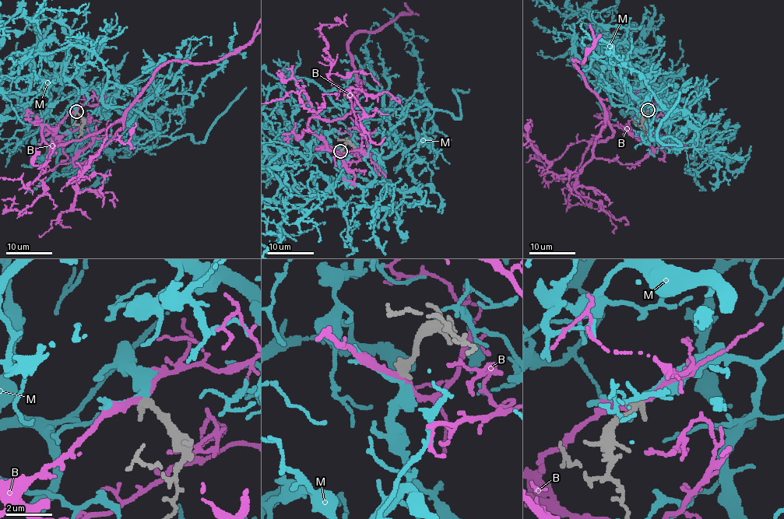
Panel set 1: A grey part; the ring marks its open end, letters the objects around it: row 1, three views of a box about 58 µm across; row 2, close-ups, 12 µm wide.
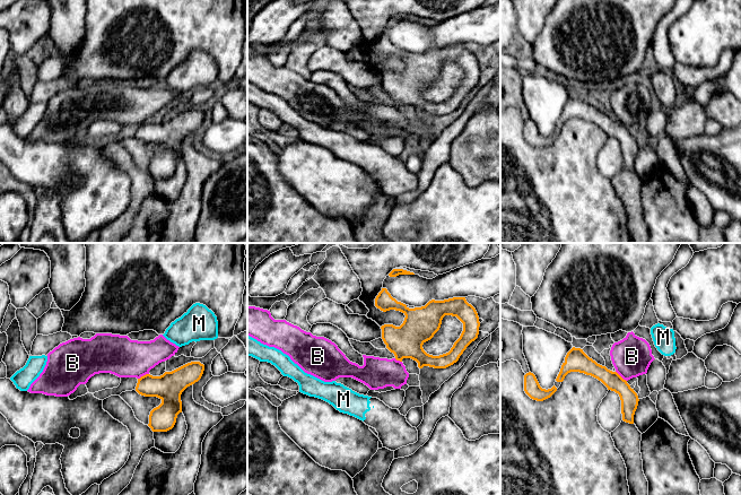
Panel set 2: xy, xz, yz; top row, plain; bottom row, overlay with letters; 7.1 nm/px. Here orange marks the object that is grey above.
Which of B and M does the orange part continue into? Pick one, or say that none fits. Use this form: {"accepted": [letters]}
{"accepted": ["M"]}

